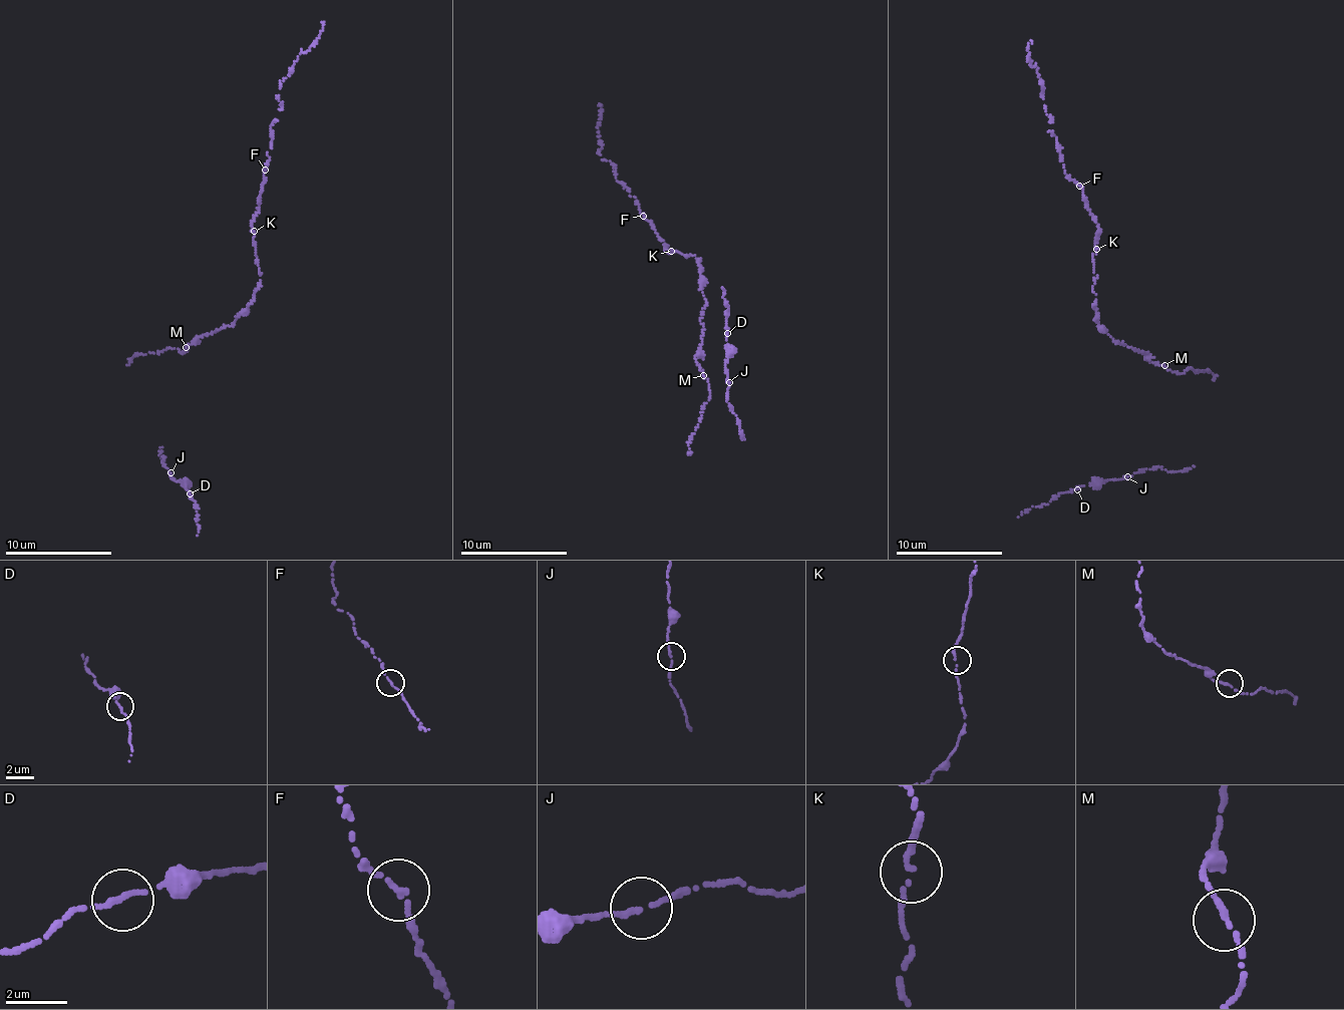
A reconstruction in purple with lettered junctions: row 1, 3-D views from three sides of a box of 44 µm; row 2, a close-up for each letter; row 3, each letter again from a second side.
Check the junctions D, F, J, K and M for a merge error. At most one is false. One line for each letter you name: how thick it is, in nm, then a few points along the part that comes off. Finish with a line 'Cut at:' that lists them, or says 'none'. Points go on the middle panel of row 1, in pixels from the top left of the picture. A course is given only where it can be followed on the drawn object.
Cut at: none

